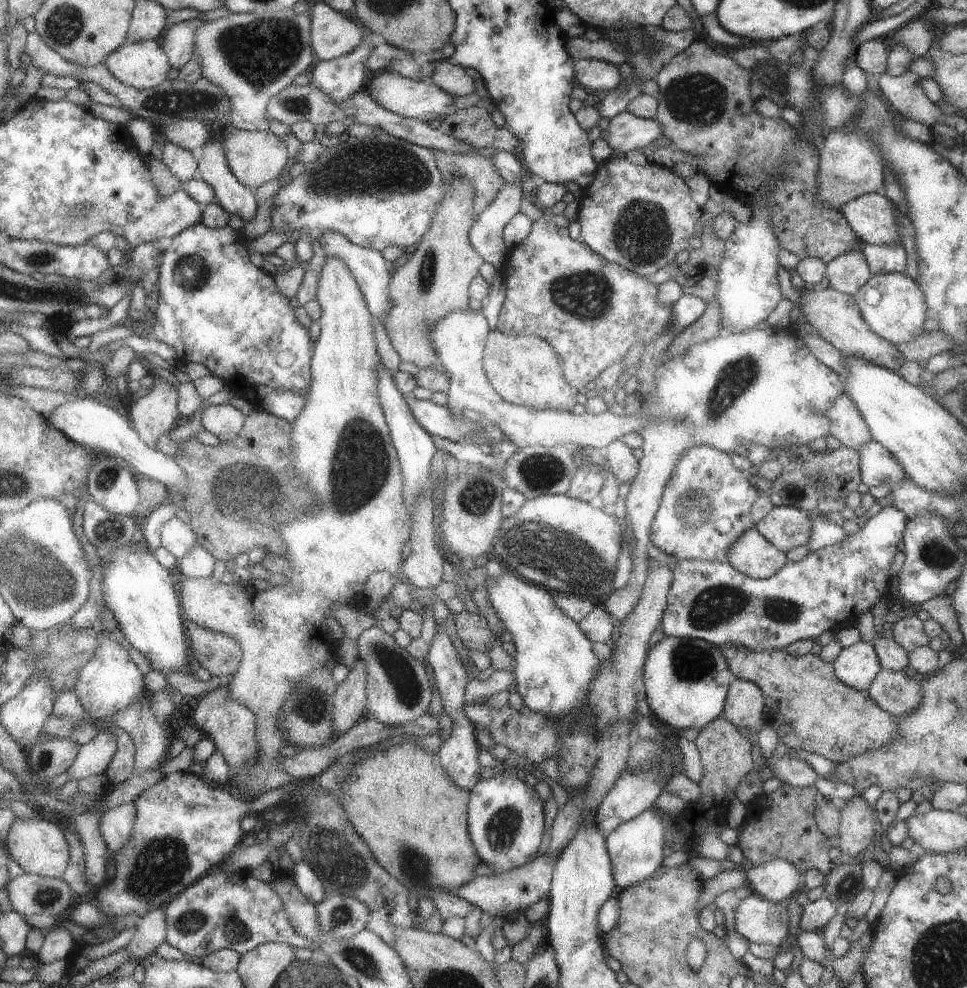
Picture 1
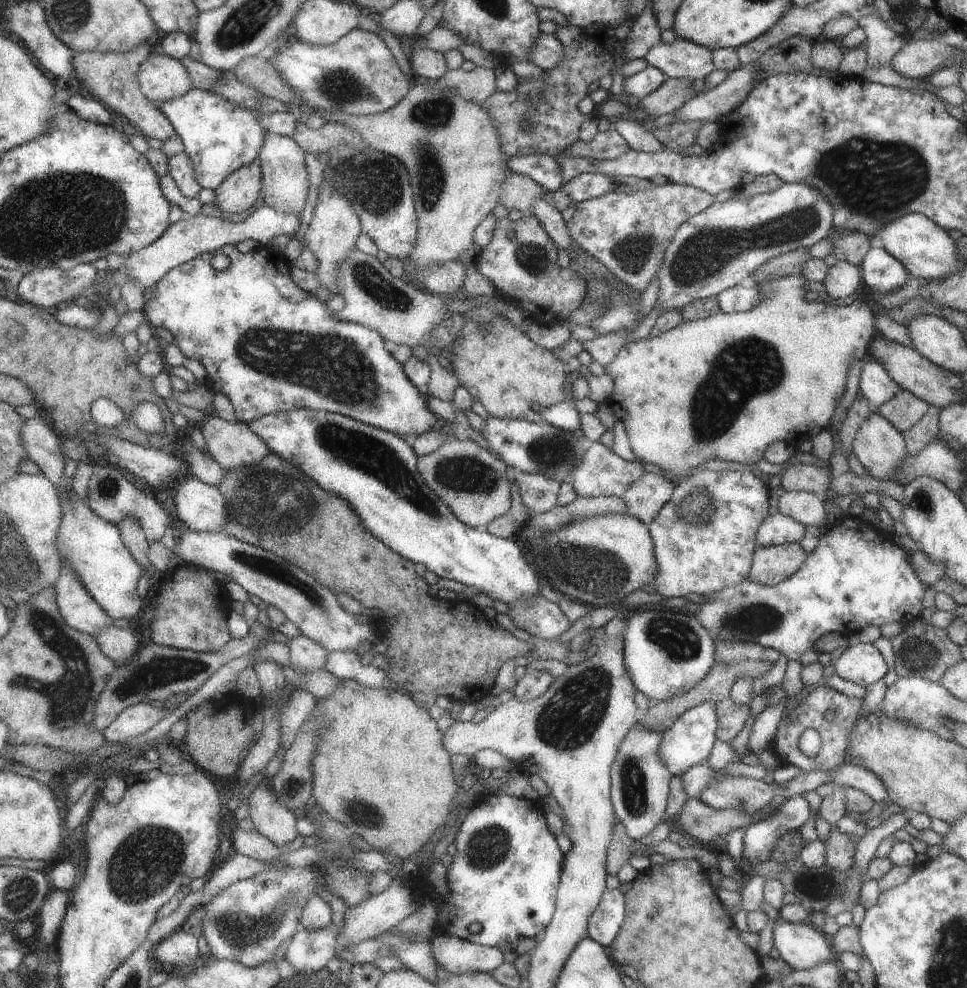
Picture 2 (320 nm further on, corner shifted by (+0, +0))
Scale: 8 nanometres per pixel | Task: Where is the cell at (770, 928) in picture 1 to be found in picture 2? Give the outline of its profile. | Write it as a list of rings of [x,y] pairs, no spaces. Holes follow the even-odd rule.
[[[777,919],[771,930],[778,958],[795,971],[827,960],[835,961],[828,937],[808,922],[789,923]]]

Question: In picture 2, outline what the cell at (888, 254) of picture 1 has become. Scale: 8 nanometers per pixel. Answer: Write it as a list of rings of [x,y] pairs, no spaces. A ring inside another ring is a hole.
[[[870,246],[858,267],[863,285],[877,293],[890,293],[901,288],[909,277],[906,268],[879,247]]]

